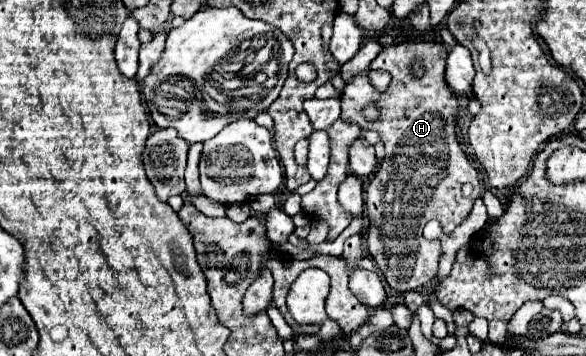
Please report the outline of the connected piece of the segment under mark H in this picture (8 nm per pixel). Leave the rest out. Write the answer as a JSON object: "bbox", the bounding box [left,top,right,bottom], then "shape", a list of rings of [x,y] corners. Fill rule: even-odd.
{"bbox":[341,41,484,293],"shape":[[[409,41],[403,45],[383,47],[381,53],[371,61],[369,69],[383,69],[383,71],[391,73],[393,81],[389,85],[389,91],[377,93],[369,85],[367,71],[363,71],[345,83],[345,89],[341,93],[343,121],[357,123],[361,129],[379,131],[379,135],[385,143],[385,159],[377,167],[377,173],[373,175],[373,179],[367,187],[367,197],[365,197],[367,215],[369,215],[367,249],[369,249],[369,255],[375,259],[377,267],[381,269],[385,281],[399,293],[417,291],[417,289],[425,287],[437,275],[441,243],[423,239],[425,223],[431,219],[437,219],[443,227],[443,233],[451,233],[469,215],[473,201],[477,197],[482,197],[484,193],[477,170],[470,161],[467,161],[467,157],[461,151],[461,145],[457,143],[457,137],[455,137],[457,99],[447,89],[447,83],[443,77],[445,59],[447,59],[447,47],[443,43],[435,43],[435,41]],[[419,59],[425,65],[425,75],[421,79],[415,79],[411,75],[411,65],[413,65],[413,61],[419,61]],[[369,103],[379,105],[379,119],[375,119],[375,121],[367,121],[361,113]]]}

